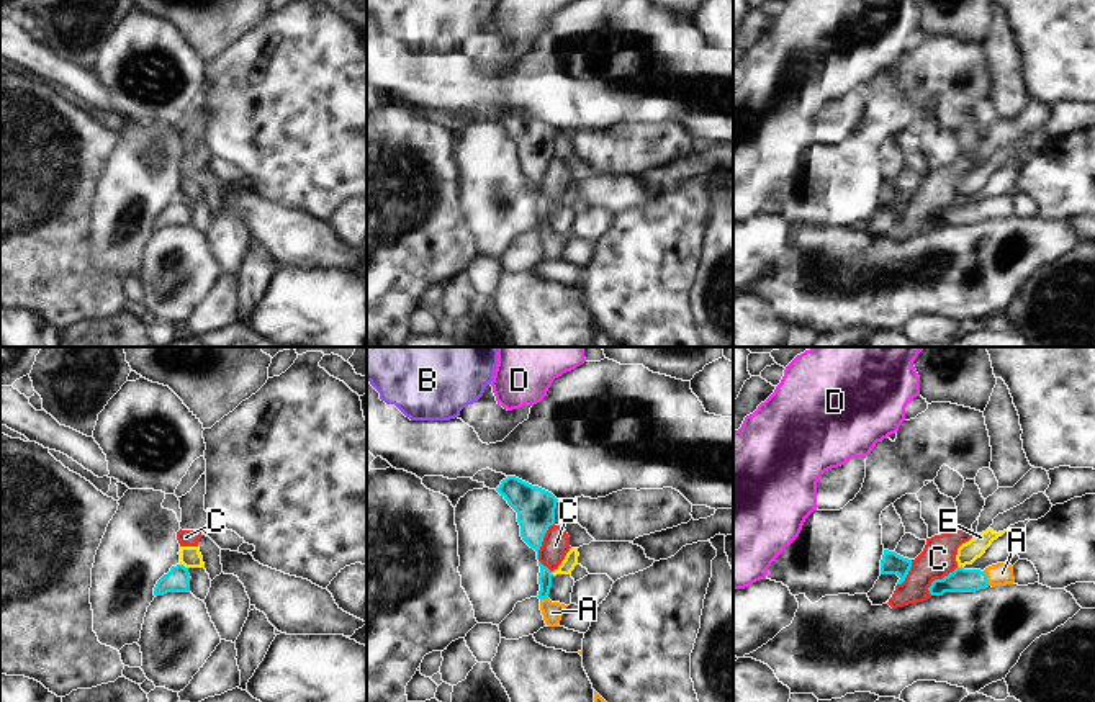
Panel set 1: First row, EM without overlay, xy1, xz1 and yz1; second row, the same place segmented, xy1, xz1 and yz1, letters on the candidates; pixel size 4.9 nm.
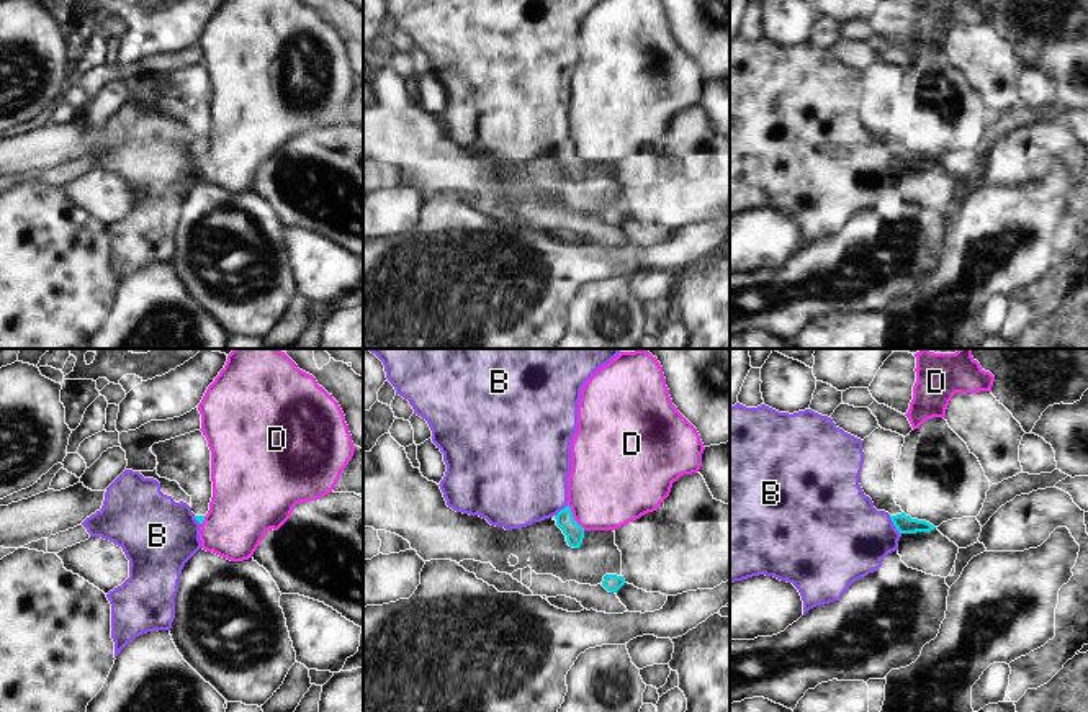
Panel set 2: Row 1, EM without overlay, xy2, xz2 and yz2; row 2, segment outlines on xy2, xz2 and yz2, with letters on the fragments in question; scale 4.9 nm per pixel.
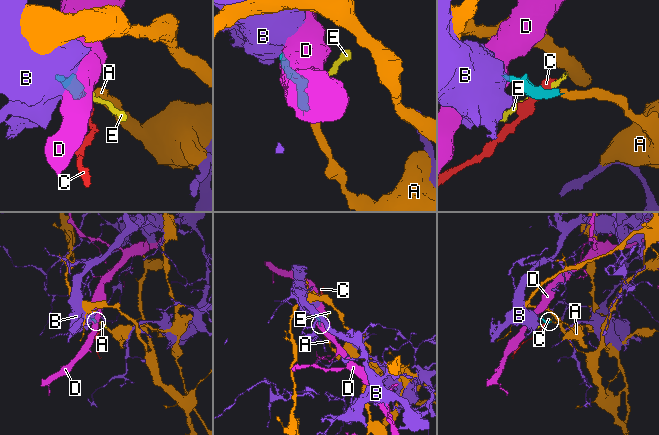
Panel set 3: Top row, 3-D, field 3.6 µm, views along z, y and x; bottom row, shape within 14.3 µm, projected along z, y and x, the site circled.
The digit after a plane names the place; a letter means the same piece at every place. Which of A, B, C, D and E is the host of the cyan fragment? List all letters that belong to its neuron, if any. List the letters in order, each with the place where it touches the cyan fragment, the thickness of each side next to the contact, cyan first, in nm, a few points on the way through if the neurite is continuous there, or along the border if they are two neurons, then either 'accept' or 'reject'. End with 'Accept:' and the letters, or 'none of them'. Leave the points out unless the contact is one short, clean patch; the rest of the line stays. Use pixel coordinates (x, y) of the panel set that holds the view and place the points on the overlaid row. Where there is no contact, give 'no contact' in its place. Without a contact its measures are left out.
A: meets cyan in yz1 at (986, 578); 120 nm thick on the cyan side, 110 nm on the other; runs through yz1 (961, 580), (986, 578), (1002, 573); accept
B: meets cyan in yz2 at (894, 524); 90 nm thick on the cyan side, 420 nm on the other; border along yz2 (889, 516), (900, 532); reject
C: meets cyan in xz1 at (540, 545); 190 nm thick on the cyan side, 140 nm on the other; border along xz1 (554, 522), (539, 550), (539, 560), (550, 571); reject
D: meets cyan in xz2 at (573, 518); 90 nm thick on the cyan side, 420 nm on the other; border along xz2 (568, 504), (573, 518), (584, 529); reject
E: meets cyan in xy1 at (182, 565); 120 nm thick on the cyan side, 110 nm on the other; border along xy1 (180, 563), (187, 568); reject
Accept: A

